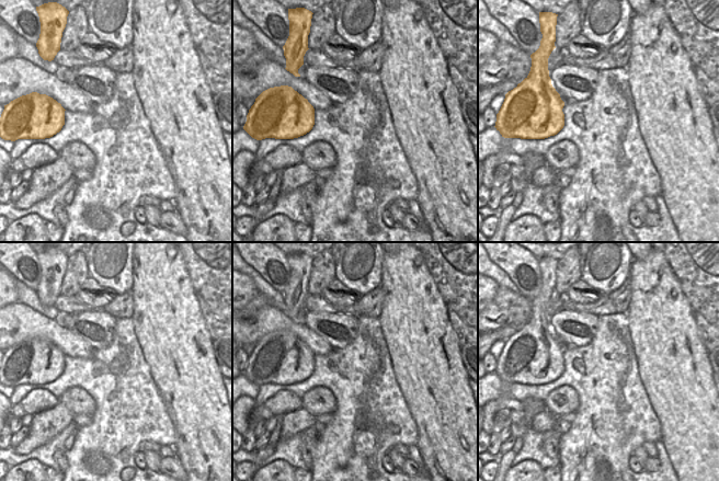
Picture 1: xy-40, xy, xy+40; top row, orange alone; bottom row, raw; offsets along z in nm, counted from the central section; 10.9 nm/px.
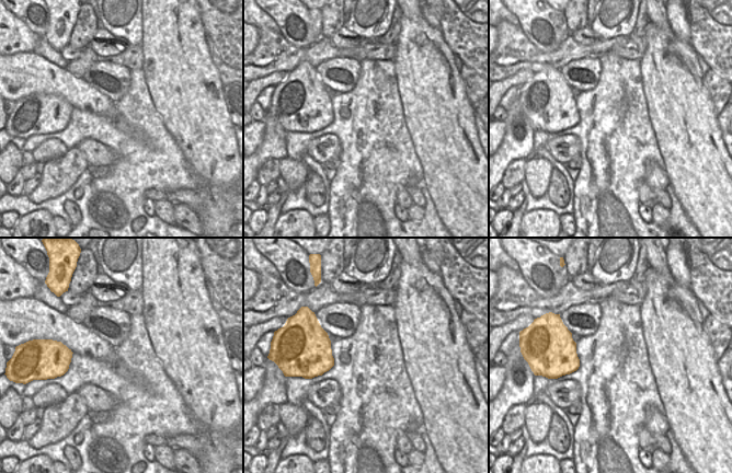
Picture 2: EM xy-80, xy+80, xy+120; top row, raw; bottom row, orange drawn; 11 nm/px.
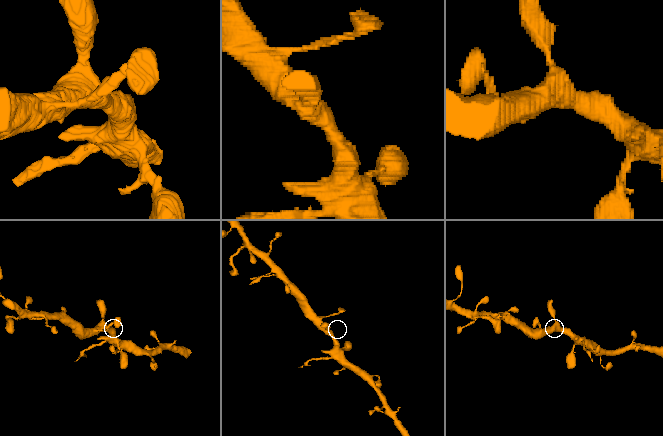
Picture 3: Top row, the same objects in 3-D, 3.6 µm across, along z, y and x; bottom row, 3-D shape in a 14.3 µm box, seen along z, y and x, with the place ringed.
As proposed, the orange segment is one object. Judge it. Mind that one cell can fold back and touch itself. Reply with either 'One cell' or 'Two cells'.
One cell

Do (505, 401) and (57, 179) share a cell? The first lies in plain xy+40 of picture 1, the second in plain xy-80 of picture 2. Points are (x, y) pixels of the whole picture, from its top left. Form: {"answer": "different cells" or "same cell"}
{"answer": "different cells"}

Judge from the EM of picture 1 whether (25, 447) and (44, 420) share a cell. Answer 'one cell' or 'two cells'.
one cell

